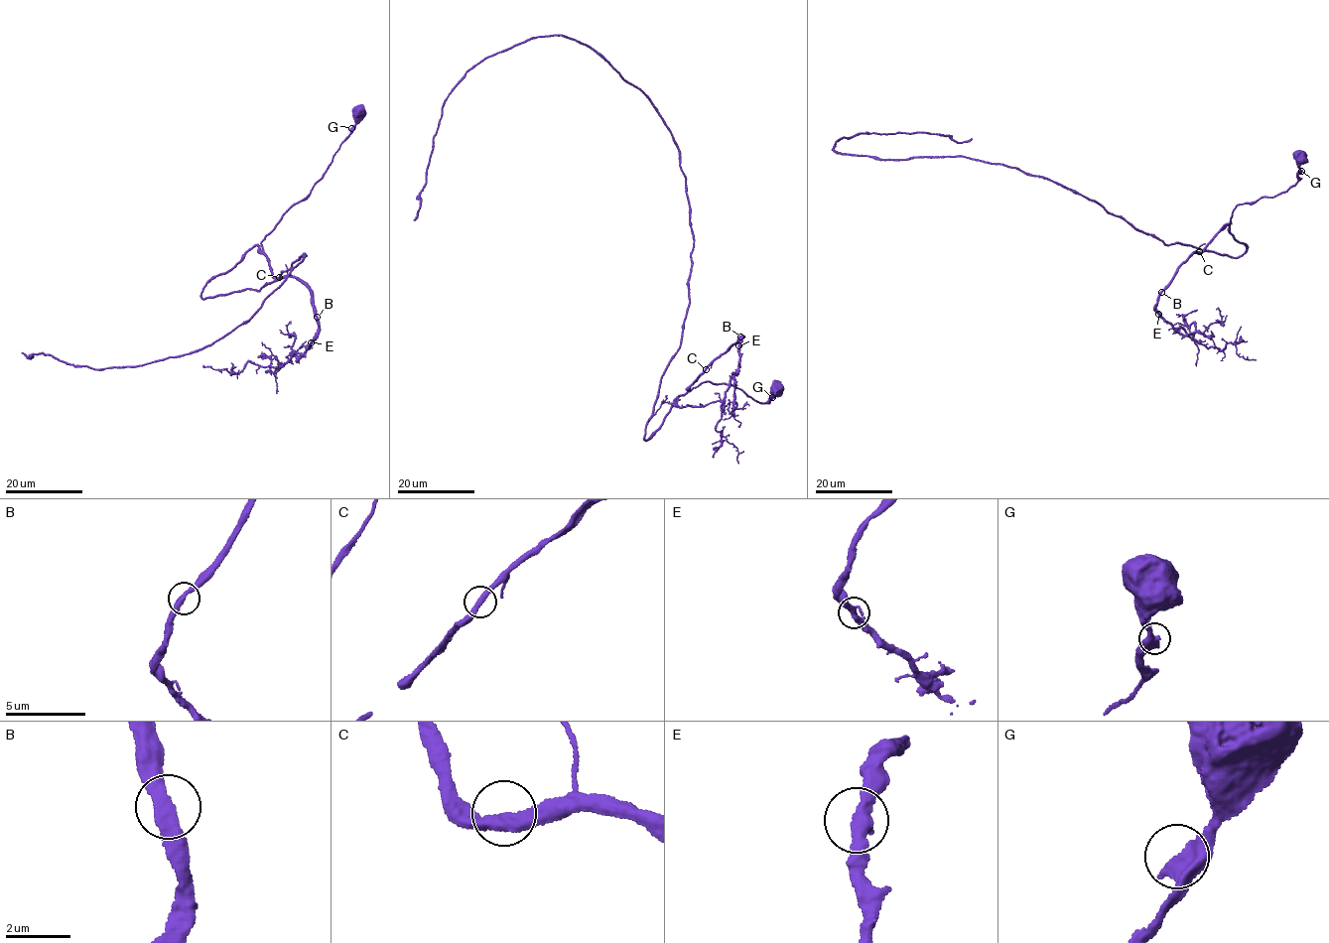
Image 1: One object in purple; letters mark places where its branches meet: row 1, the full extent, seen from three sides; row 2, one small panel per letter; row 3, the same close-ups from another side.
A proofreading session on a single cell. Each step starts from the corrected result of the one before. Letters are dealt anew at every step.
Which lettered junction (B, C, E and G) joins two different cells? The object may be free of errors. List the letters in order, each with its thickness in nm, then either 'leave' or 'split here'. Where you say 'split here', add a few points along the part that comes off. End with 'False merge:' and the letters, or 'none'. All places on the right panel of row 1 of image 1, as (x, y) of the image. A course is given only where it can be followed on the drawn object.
B: 380 nm thick; leave
C: 400 nm thick; leave
E: 400 nm thick; leave
G: 400 nm thick; leave
False merge: none

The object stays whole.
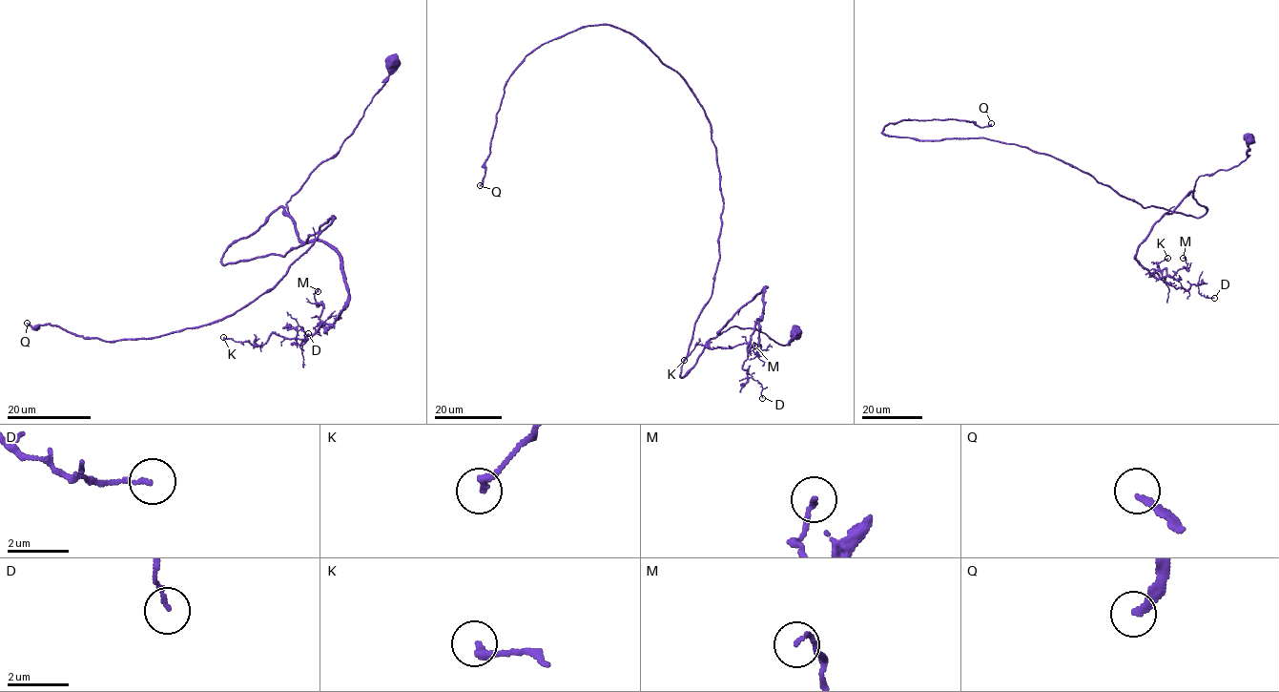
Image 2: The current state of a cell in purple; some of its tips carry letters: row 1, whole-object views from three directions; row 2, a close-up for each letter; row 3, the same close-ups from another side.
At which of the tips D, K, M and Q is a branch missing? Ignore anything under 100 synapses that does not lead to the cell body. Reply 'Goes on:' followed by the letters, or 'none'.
Goes on: Q

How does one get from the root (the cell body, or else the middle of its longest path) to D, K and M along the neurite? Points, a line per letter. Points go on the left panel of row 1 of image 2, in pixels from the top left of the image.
D: (322, 225), (283, 256), (221, 260), (281, 206), (332, 248), (344, 309), (308, 333)
K: (322, 225), (283, 256), (222, 262), (281, 206), (302, 241), (340, 256), (338, 319), (305, 339), (223, 337)
M: (322, 225), (283, 256), (221, 260), (281, 206), (302, 241), (340, 256), (348, 294), (325, 330), (318, 291)

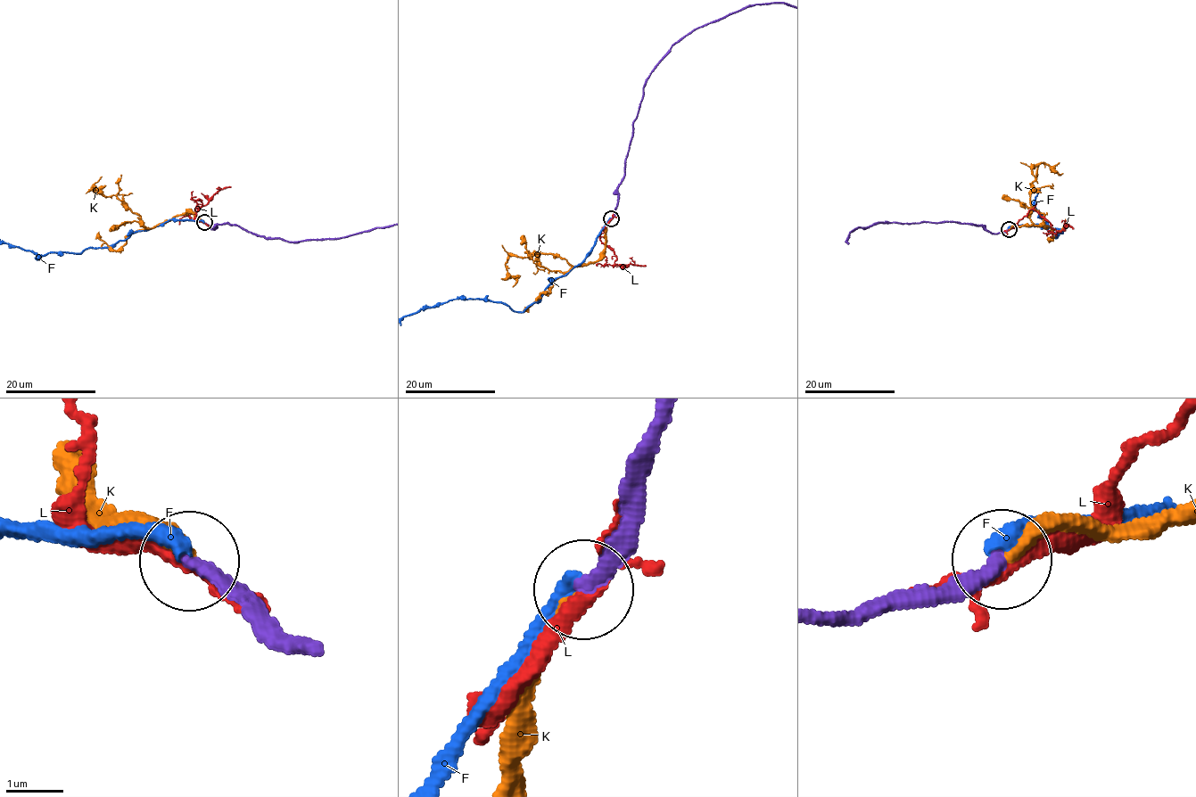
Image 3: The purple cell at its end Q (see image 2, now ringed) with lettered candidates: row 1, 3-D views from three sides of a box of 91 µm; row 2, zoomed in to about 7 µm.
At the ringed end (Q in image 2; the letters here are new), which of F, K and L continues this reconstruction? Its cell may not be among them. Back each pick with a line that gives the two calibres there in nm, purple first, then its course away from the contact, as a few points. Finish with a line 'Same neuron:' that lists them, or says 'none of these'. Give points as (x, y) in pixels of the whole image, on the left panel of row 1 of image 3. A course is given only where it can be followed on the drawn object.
K: calibres 240 and 280 nm
Same neuron: K

